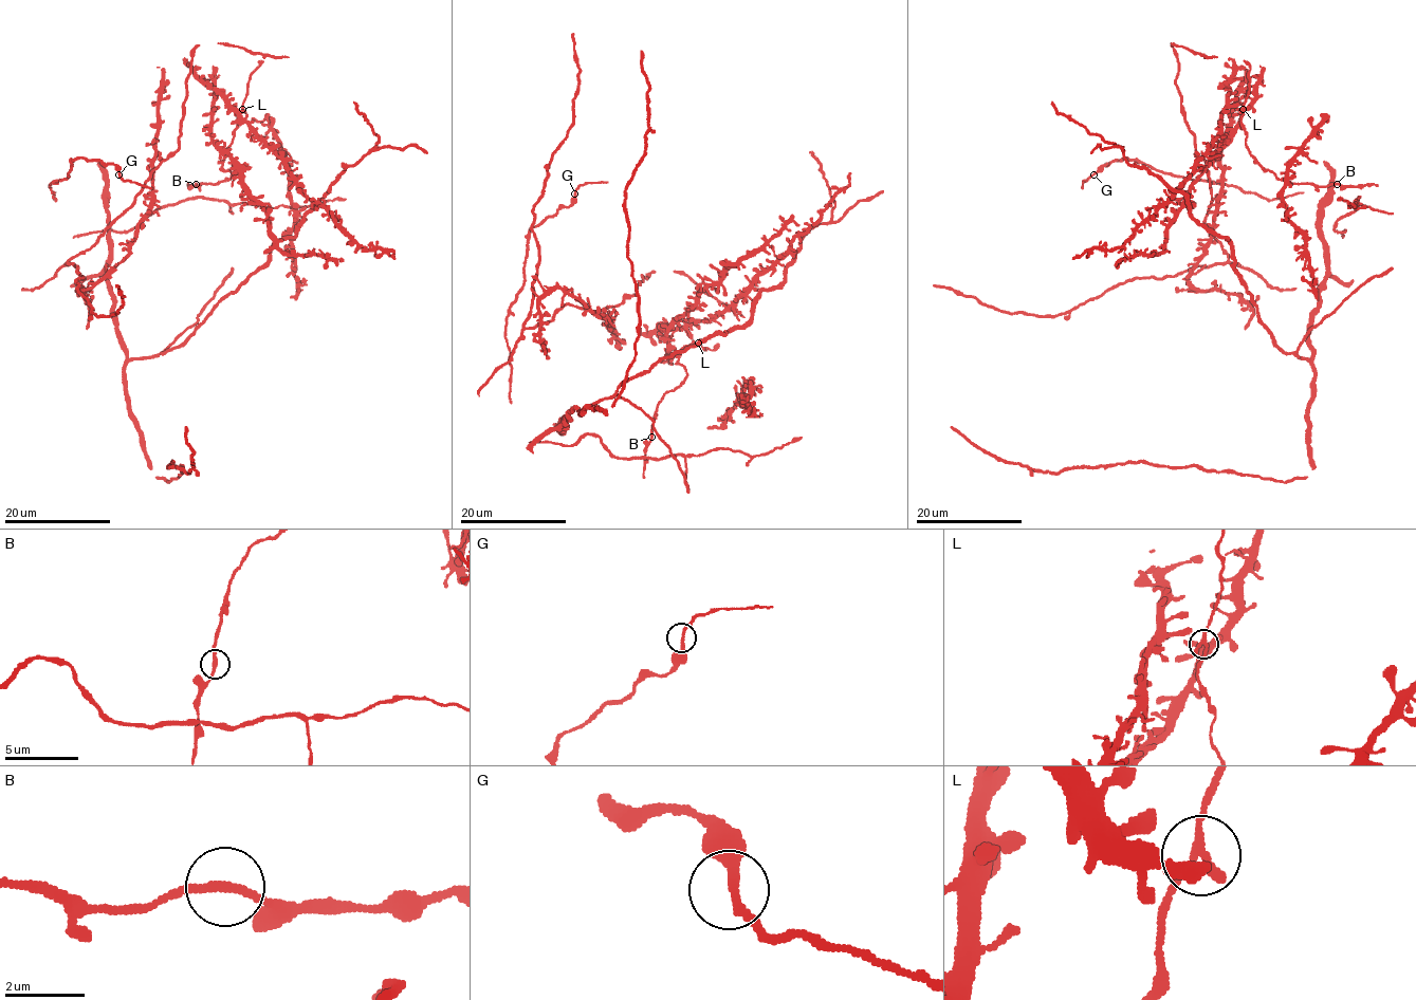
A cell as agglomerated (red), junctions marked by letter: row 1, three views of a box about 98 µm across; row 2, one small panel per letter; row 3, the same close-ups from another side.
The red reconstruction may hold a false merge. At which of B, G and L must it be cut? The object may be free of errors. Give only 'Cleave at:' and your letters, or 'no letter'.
Cleave at: no letter

